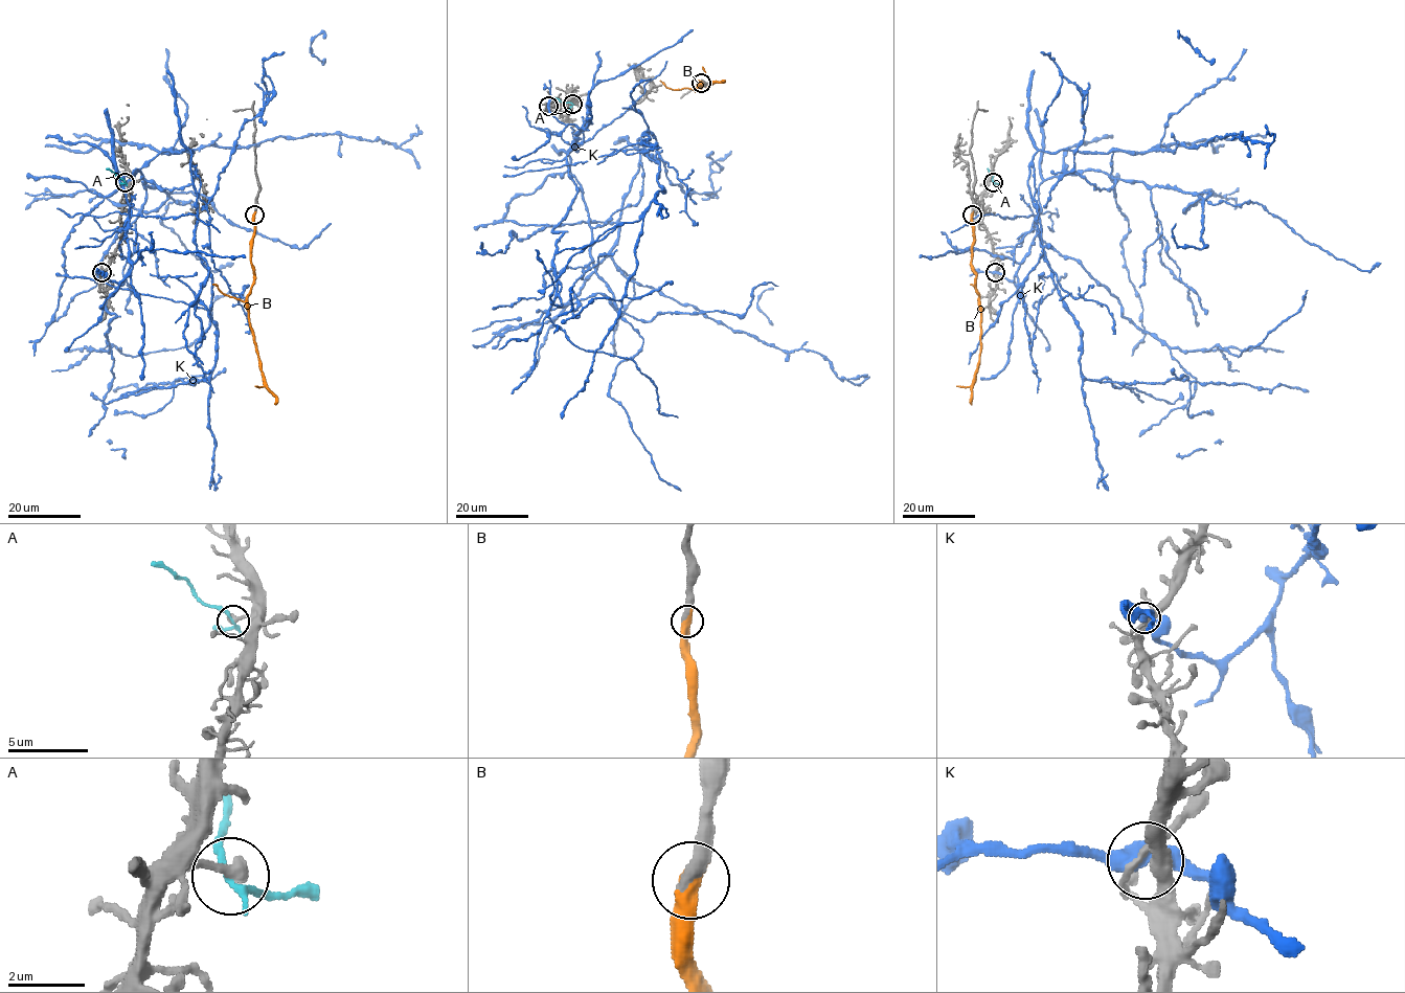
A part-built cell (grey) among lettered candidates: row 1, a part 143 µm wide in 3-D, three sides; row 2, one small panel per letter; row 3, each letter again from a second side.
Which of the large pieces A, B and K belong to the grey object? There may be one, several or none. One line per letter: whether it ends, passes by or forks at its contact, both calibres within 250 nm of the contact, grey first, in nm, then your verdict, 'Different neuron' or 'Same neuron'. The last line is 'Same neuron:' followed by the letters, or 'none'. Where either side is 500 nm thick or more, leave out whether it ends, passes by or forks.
A: It passes by. Thickness 400 nm (grey) against 180 nm. Different neuron
B: Thickness 460 nm (grey) against 550 nm. Same neuron
K: It passes by. Thickness 320 nm (grey) against 480 nm. Different neuron
Same neuron: B

